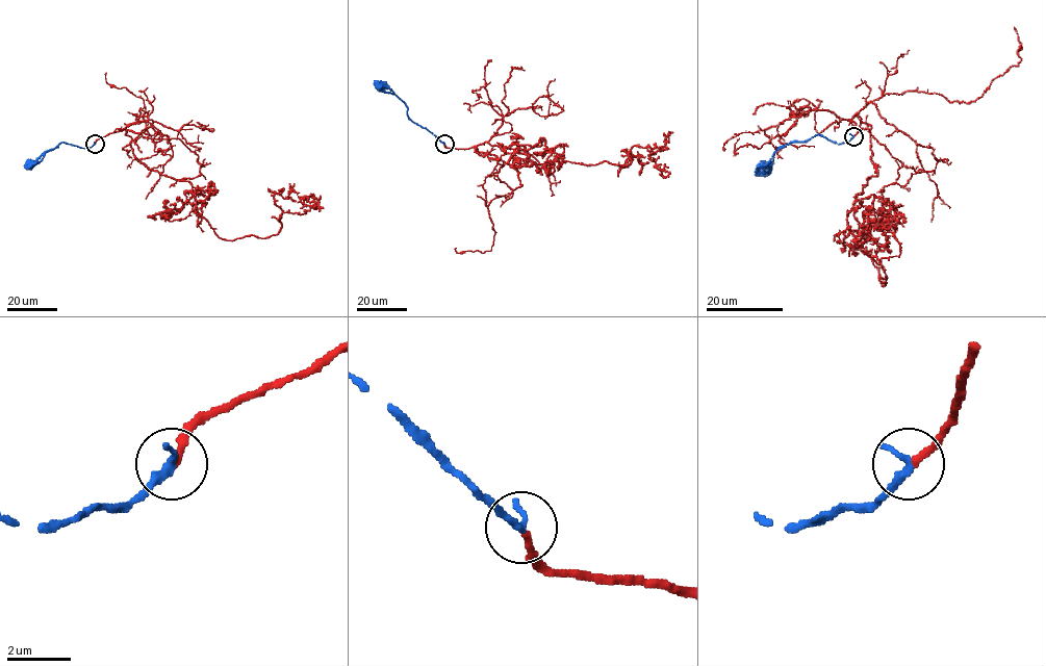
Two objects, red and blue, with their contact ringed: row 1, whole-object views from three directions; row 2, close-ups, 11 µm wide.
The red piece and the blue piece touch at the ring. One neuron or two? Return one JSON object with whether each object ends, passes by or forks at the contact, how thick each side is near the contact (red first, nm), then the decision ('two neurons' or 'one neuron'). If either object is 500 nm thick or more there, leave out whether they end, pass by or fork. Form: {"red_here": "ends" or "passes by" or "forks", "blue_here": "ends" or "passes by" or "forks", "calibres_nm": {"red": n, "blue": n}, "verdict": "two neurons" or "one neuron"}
{"red_here": "ends", "blue_here": "ends", "calibres_nm": {"red": 200, "blue": 280}, "verdict": "one neuron"}

